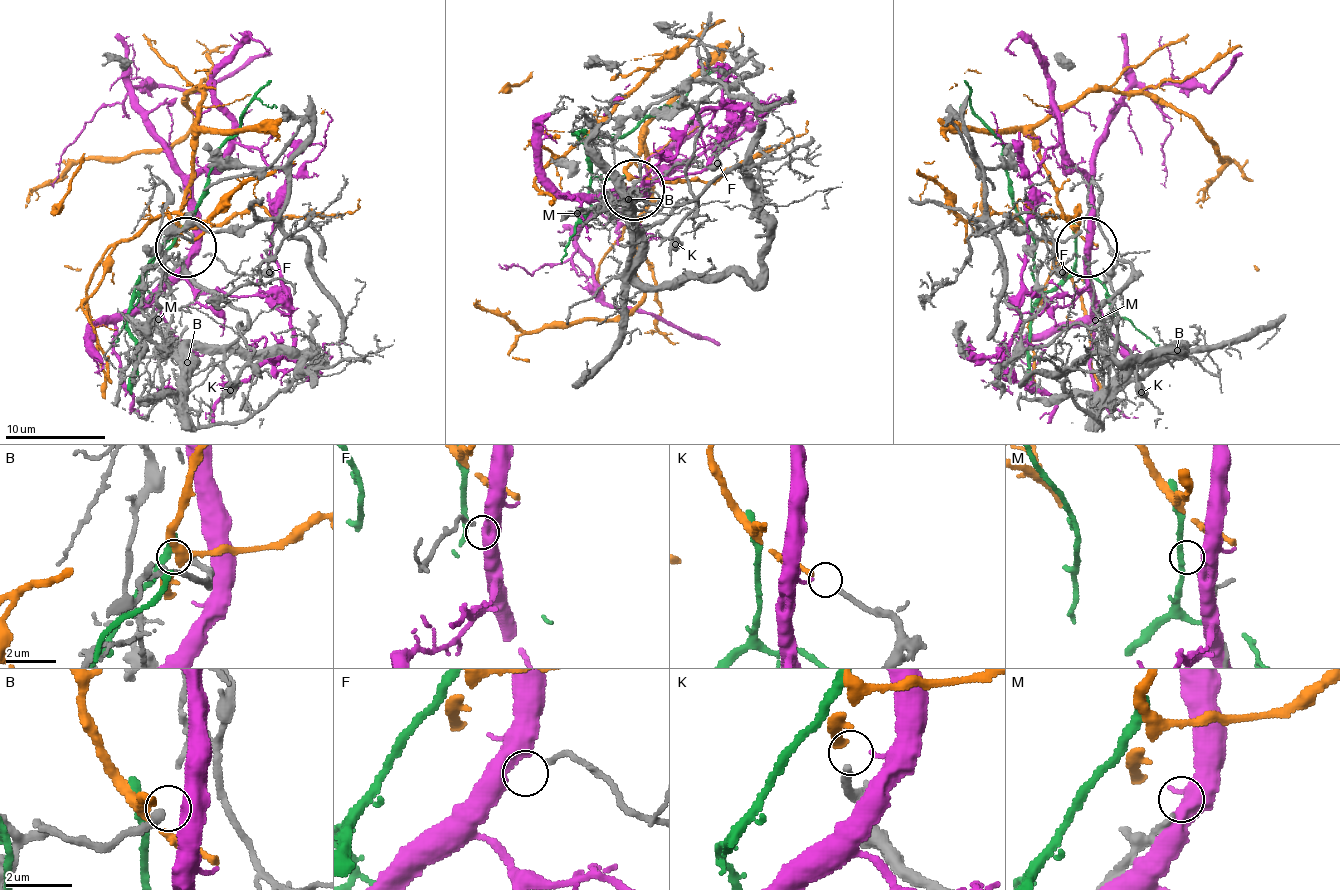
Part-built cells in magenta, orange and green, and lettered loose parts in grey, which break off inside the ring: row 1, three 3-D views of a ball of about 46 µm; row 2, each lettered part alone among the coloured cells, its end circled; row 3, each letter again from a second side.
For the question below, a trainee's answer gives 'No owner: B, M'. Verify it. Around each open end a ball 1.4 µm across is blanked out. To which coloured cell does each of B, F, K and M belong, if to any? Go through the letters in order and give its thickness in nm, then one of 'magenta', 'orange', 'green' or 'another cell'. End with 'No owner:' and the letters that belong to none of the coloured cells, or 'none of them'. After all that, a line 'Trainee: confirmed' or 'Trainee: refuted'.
B: calibre 260 nm; another cell
F: calibre 140 nm; magenta
K: calibre 240 nm; orange
M: calibre 190 nm; another cell
No owner: B, M
Trainee: confirmed

